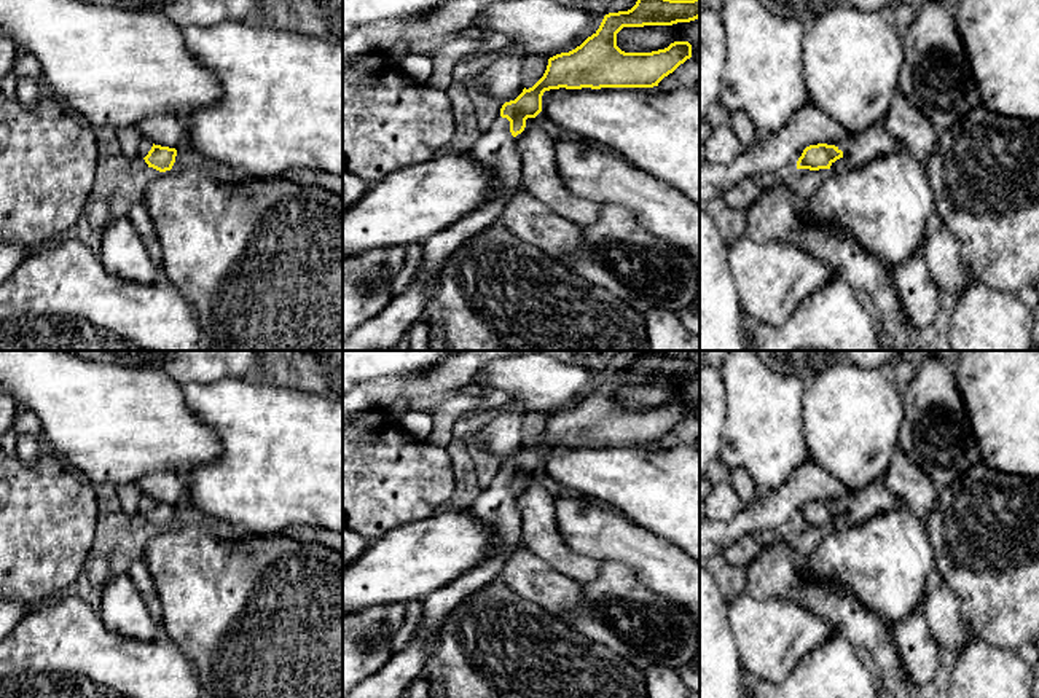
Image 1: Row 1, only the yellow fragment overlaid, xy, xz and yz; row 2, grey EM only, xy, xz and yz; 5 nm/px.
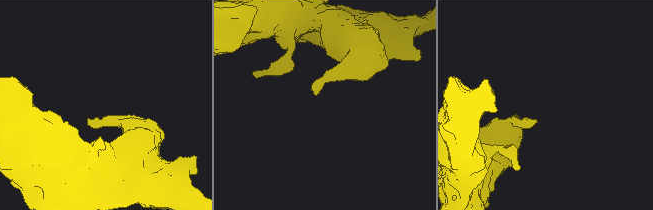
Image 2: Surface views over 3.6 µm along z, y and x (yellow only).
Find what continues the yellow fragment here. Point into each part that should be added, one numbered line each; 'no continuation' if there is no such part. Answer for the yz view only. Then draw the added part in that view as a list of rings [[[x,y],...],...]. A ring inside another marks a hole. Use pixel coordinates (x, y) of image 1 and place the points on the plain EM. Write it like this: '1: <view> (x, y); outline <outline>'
1: yz (862, 504); outline [[[876,480],[862,489],[853,491],[848,497],[827,502],[835,502],[841,507],[849,524],[859,524],[881,512],[904,507],[900,497],[891,494],[883,480]]]

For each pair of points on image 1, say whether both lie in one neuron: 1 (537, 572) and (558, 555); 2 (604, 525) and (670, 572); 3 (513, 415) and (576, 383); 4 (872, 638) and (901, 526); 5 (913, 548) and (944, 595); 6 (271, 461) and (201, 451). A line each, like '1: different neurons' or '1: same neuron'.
1: different neurons
2: same neuron
3: different neurons
4: different neurons
5: different neurons
6: different neurons

